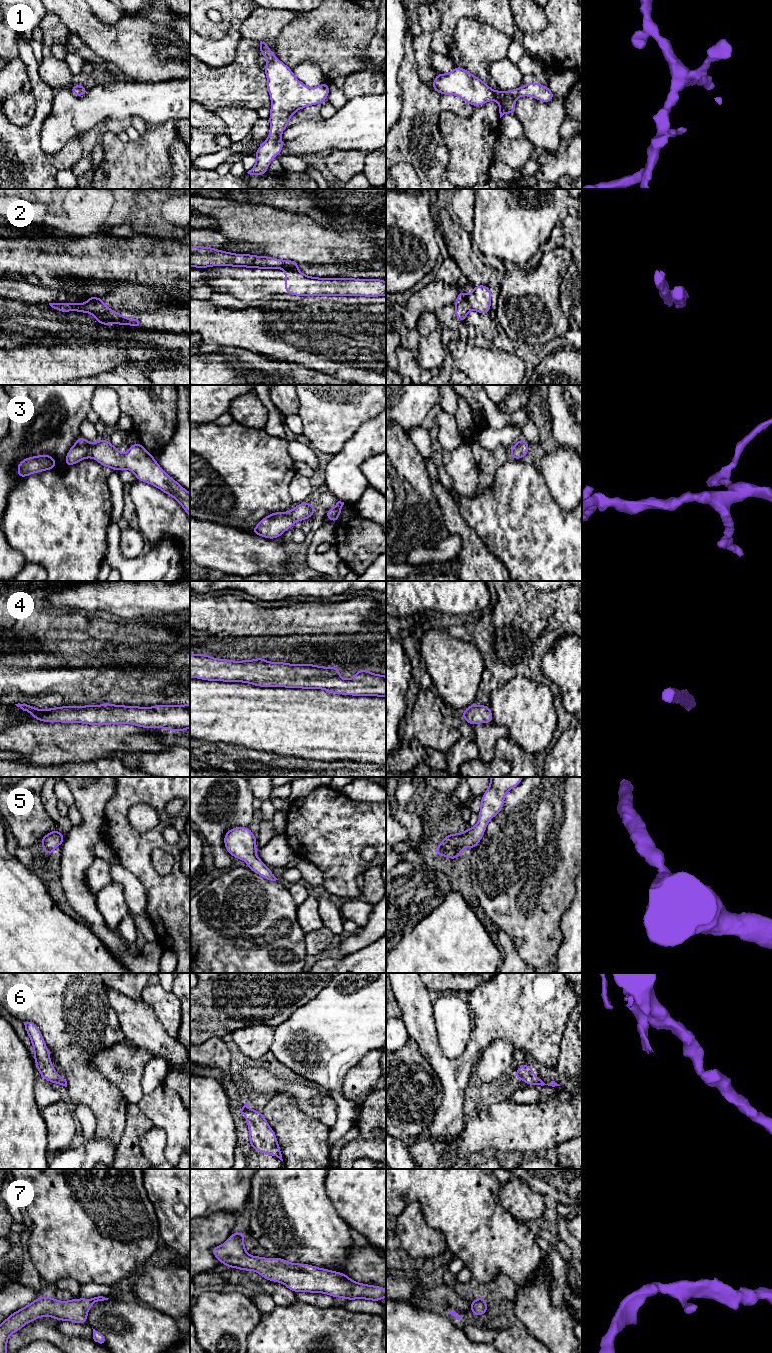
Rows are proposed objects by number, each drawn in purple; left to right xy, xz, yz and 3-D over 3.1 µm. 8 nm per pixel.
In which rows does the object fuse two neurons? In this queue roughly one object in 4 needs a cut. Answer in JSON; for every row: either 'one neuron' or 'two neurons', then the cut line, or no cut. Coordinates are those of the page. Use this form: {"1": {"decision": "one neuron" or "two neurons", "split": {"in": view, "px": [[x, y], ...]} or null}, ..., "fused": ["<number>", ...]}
{"1": {"decision": "one neuron", "split": null}, "2": {"decision": "two neurons", "split": {"in": "xz", "px": [[285, 269], [297, 271]]}}, "3": {"decision": "one neuron", "split": null}, "4": {"decision": "one neuron", "split": null}, "5": {"decision": "one neuron", "split": null}, "6": {"decision": "one neuron", "split": null}, "7": {"decision": "one neuron", "split": null}, "fused": ["2"]}

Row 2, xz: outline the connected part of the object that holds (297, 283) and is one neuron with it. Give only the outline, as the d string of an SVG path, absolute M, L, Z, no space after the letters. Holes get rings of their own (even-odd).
M285 270L285 294L302 296L386 296L382 279L319 278Z

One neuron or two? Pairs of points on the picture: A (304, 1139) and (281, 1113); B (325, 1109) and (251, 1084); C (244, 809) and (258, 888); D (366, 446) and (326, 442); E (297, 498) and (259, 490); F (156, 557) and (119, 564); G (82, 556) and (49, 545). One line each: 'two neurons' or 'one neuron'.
A: one neuron
B: one neuron
C: two neurons
D: two neurons
E: two neurons
F: one neuron
G: one neuron

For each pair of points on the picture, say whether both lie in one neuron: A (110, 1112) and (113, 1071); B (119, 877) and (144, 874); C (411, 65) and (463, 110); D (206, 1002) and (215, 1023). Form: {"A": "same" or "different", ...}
{"A": "different", "B": "different", "C": "same", "D": "same"}

